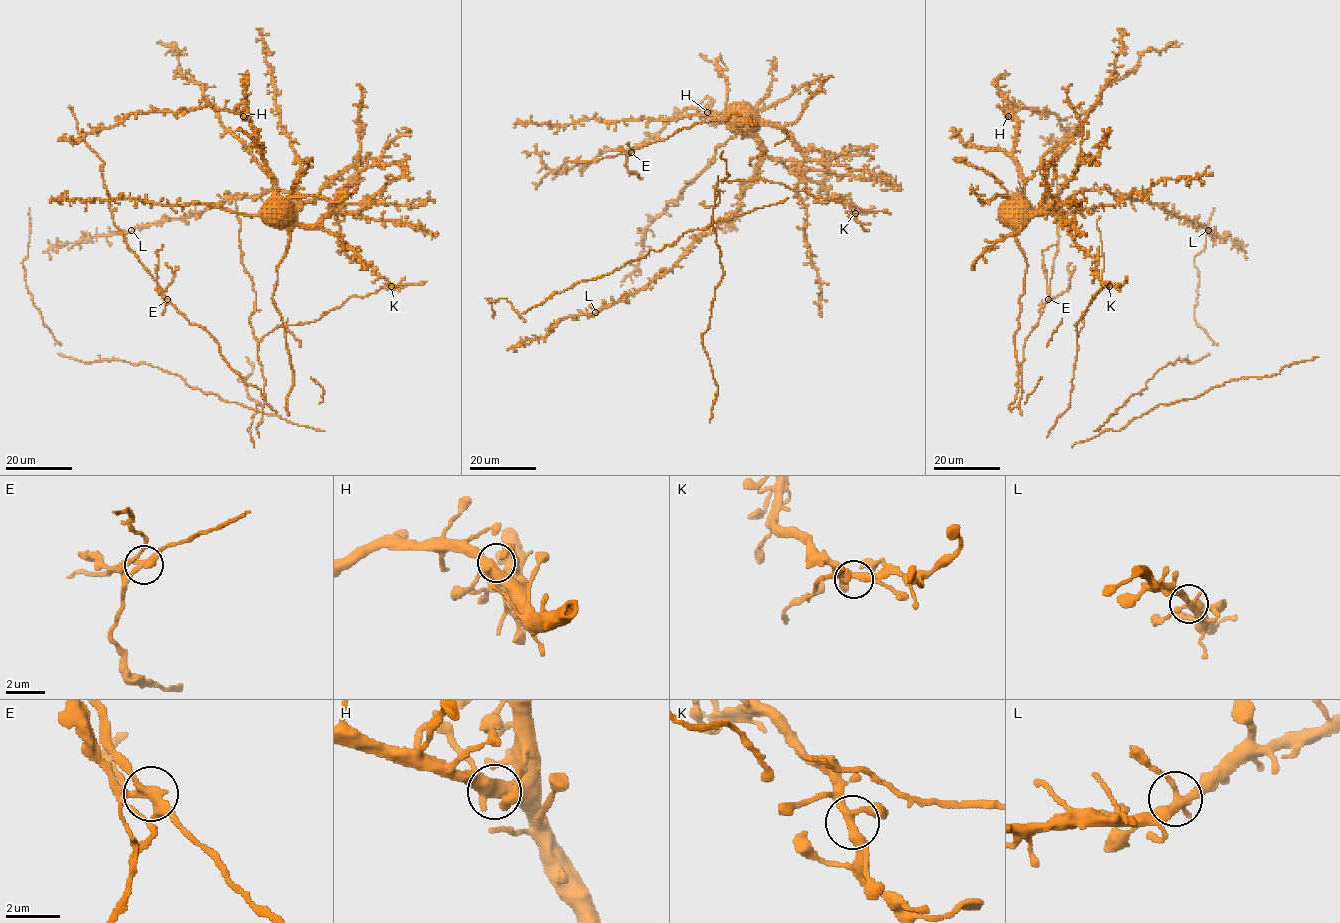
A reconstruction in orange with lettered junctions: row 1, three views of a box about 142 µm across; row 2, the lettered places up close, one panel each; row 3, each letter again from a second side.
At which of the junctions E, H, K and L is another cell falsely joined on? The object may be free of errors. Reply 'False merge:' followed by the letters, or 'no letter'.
False merge: E

